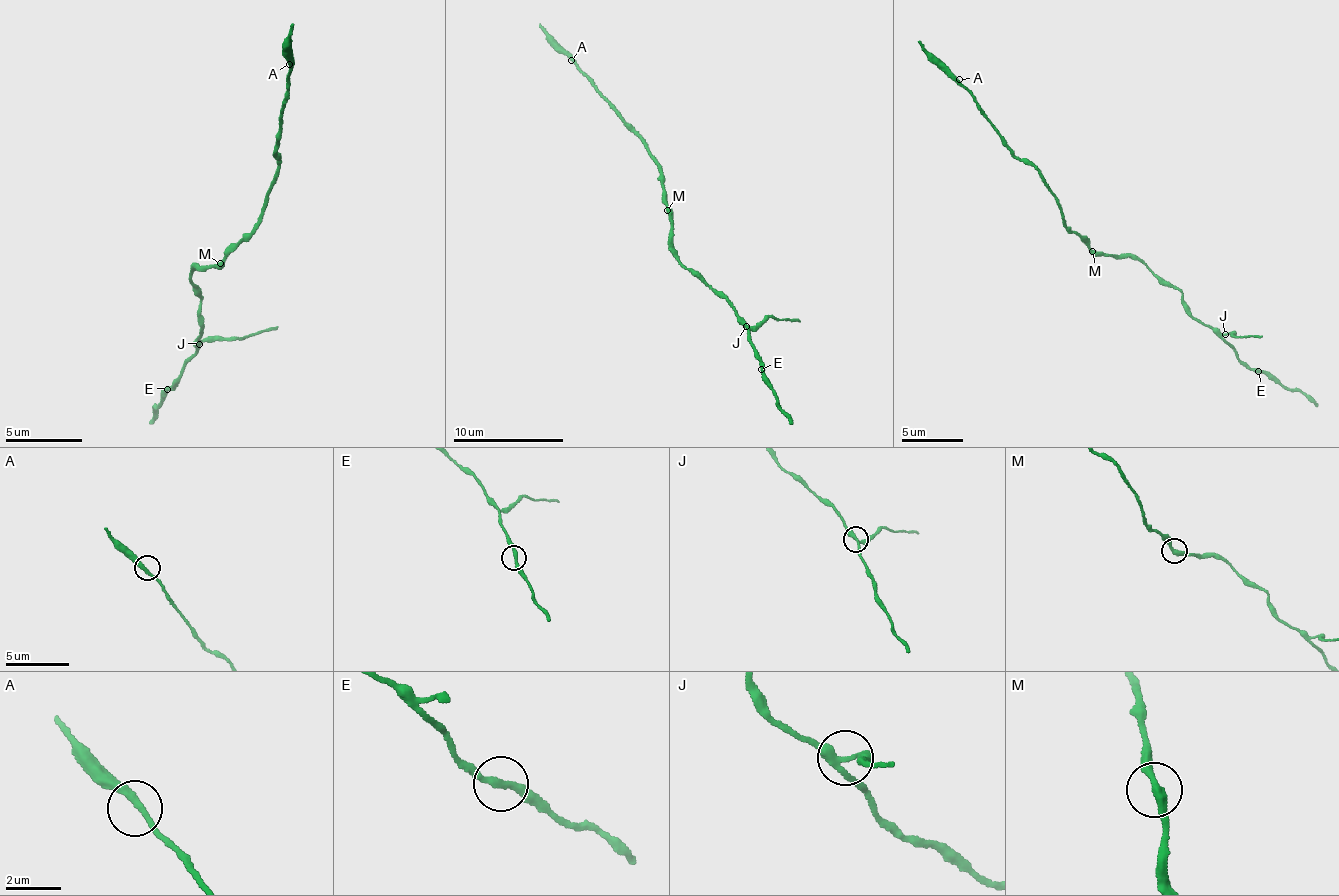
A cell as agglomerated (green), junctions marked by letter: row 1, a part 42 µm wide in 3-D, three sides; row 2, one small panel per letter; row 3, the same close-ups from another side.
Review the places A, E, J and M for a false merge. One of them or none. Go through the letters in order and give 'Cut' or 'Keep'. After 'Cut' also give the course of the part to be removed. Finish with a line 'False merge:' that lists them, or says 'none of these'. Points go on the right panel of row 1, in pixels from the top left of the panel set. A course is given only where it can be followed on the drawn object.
A: Keep
E: Keep
J: Cut. Course of the part to remove: (1224, 333), (1263, 337)
M: Keep
False merge: J

